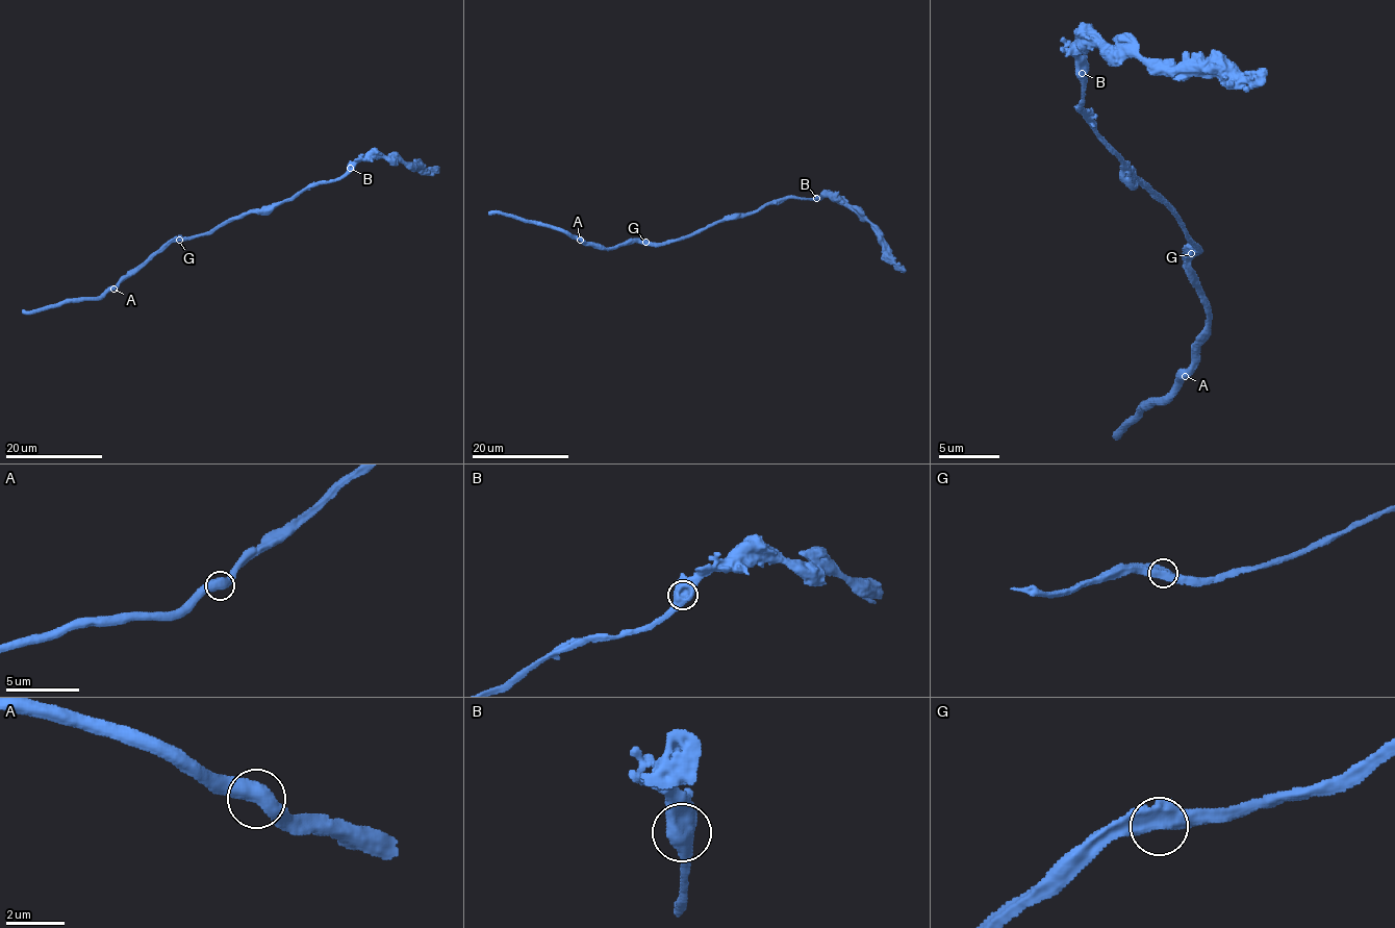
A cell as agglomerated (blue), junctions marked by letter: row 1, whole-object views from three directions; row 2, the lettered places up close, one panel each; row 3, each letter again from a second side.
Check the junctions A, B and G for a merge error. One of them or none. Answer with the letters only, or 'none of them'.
none of them

